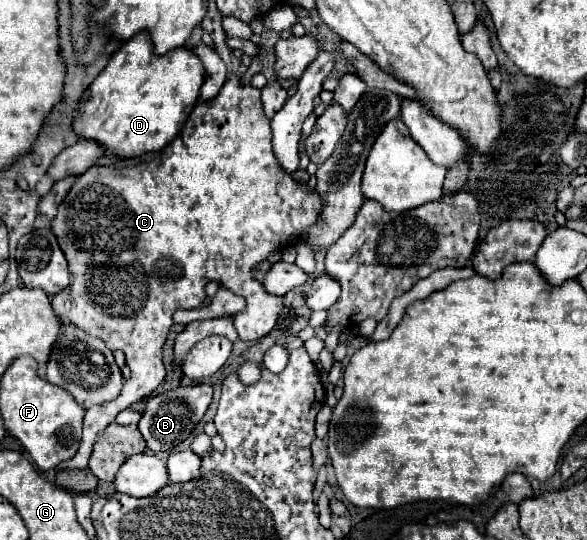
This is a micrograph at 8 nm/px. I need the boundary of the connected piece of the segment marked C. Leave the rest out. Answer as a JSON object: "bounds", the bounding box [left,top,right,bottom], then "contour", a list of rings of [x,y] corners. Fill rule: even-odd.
{"bounds":[51,74,321,470],"contour":[[[231,74],[217,98],[199,102],[183,132],[155,158],[133,166],[91,166],[75,180],[67,198],[61,202],[51,230],[59,238],[59,246],[69,262],[71,284],[51,298],[53,310],[65,324],[75,324],[89,336],[103,340],[111,350],[123,350],[131,368],[131,380],[123,384],[117,400],[87,410],[79,452],[69,462],[57,466],[57,470],[87,468],[95,436],[121,410],[153,394],[165,380],[161,356],[173,326],[173,314],[179,308],[197,308],[203,304],[207,282],[217,280],[223,288],[247,300],[247,308],[233,321],[241,340],[257,340],[273,330],[283,308],[283,298],[269,296],[263,284],[253,278],[253,270],[269,254],[285,248],[289,240],[303,238],[311,226],[319,224],[321,196],[279,168],[271,148],[269,122],[263,116],[261,92],[251,84],[243,84],[237,74]],[[193,116],[203,116],[203,120],[197,122]]]}

